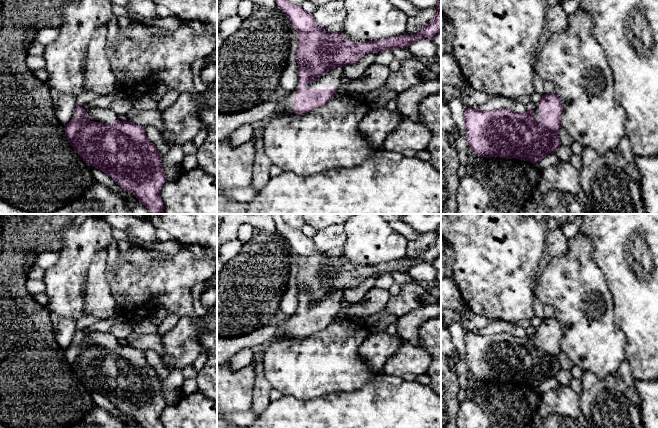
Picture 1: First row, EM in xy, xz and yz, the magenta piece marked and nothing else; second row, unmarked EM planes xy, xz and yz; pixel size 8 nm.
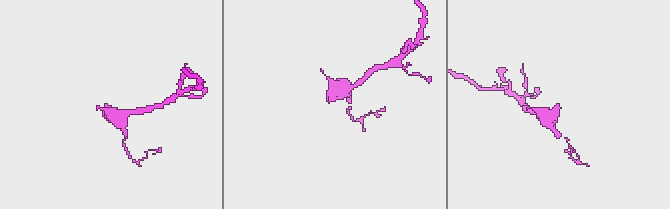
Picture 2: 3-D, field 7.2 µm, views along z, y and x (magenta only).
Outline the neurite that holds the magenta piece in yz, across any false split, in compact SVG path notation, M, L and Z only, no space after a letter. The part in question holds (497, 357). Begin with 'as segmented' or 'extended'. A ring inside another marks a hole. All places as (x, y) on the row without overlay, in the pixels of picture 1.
extended; M555 316L545 318L538 328L521 337L465 332L469 371L479 381L516 382L537 388L561 369L558 354L563 335Z

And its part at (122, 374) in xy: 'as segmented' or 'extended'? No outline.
extended

